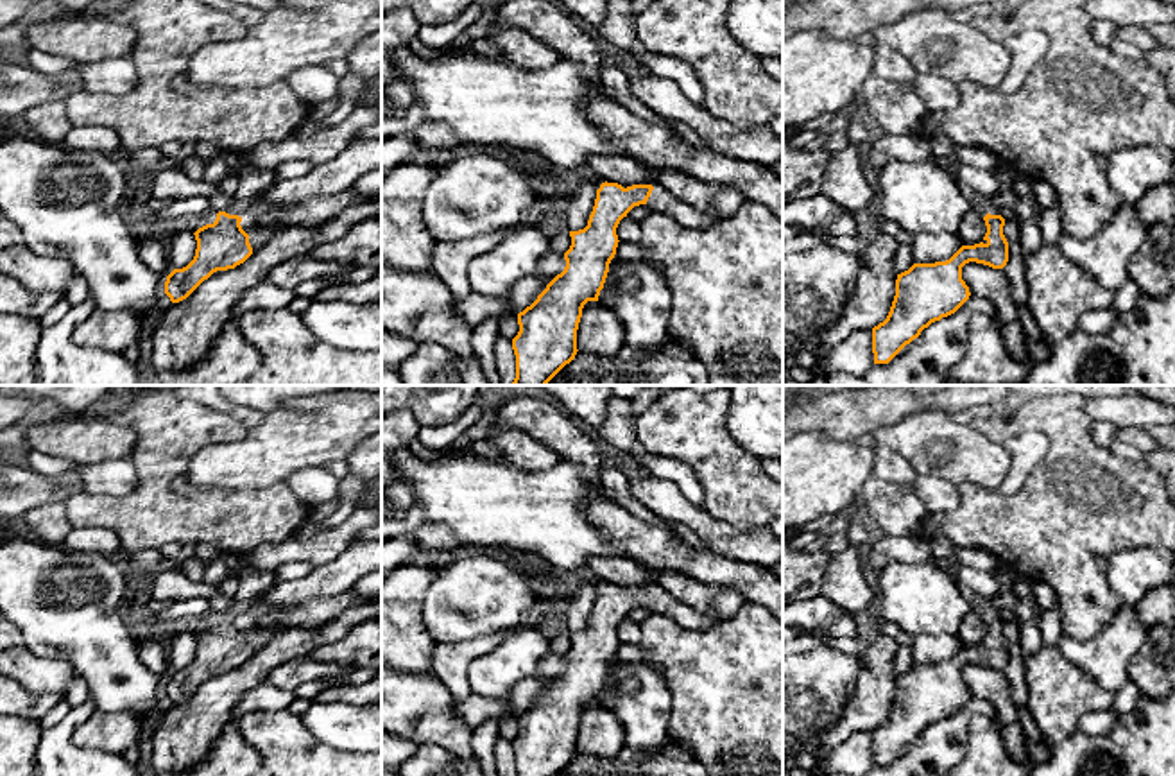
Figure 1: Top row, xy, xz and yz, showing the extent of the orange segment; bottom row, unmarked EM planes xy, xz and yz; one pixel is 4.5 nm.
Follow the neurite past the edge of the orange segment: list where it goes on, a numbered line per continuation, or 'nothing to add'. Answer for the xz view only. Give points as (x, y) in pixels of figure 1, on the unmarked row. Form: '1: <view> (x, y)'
1: xz (660, 601)

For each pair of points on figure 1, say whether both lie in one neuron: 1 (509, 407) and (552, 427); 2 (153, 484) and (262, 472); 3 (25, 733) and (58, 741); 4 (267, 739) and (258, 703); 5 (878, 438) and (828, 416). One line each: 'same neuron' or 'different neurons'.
1: same neuron
2: different neurons
3: different neurons
4: different neurons
5: different neurons

